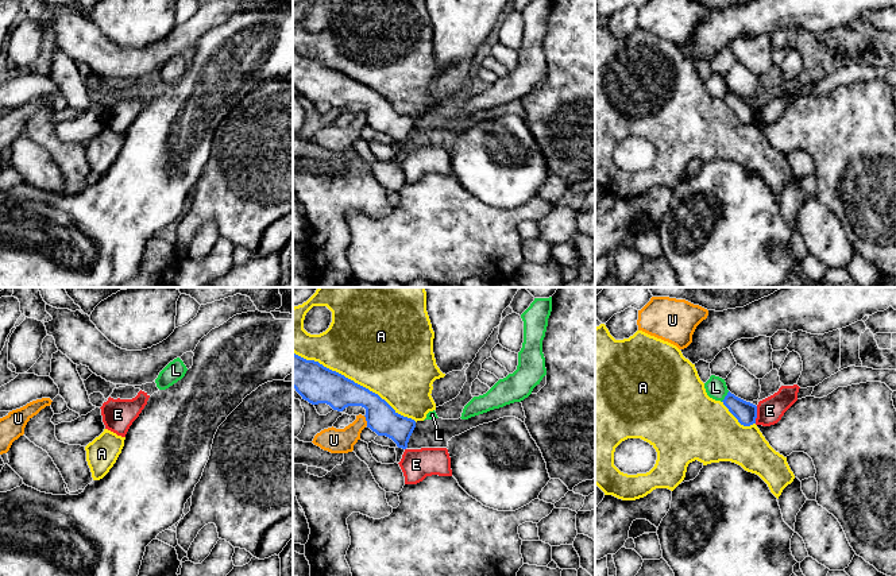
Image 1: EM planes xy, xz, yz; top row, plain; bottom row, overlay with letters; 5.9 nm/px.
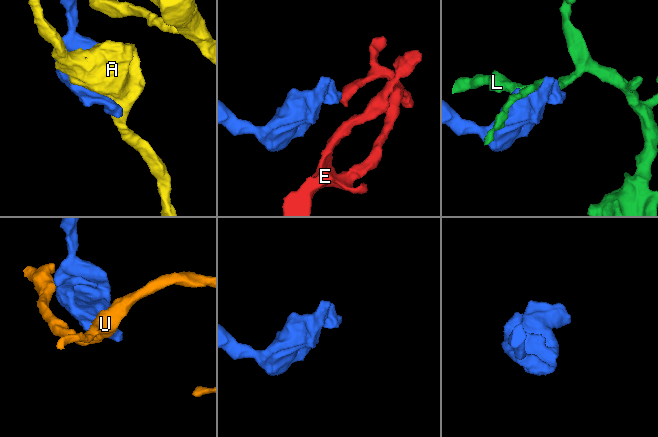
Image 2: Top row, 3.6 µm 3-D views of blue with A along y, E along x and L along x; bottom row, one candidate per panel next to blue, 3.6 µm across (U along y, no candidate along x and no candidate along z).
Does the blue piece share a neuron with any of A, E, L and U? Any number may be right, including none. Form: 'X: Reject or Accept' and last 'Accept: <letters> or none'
A: Reject
E: Reject
L: Reject
U: Reject
Accept: none

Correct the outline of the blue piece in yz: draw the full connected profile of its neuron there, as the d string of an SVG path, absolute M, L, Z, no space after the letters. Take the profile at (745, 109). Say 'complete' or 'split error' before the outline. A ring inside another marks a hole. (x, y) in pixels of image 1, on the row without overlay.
complete; M730 89L722 98L723 103L729 107L729 109L738 117L738 120L744 124L750 124L756 121L757 116L757 104L746 100Z

